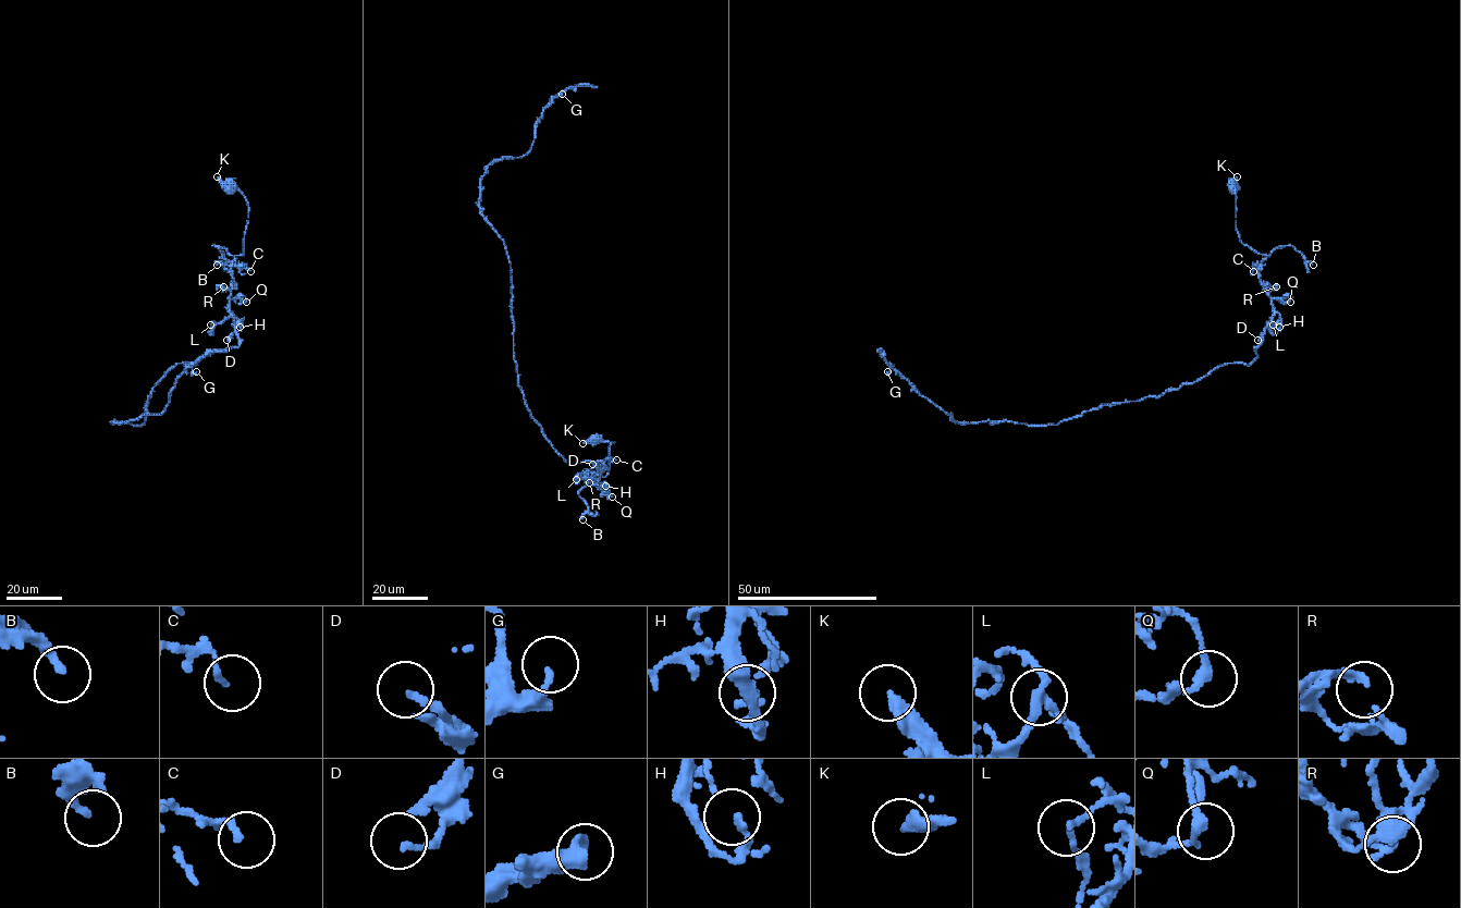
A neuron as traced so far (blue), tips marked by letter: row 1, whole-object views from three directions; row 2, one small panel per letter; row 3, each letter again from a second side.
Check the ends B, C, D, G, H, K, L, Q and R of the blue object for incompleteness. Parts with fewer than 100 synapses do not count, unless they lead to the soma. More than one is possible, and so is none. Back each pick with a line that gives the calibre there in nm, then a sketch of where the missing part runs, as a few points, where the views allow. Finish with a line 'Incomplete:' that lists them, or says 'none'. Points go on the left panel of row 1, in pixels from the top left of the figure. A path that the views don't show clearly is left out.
Incomplete: none

